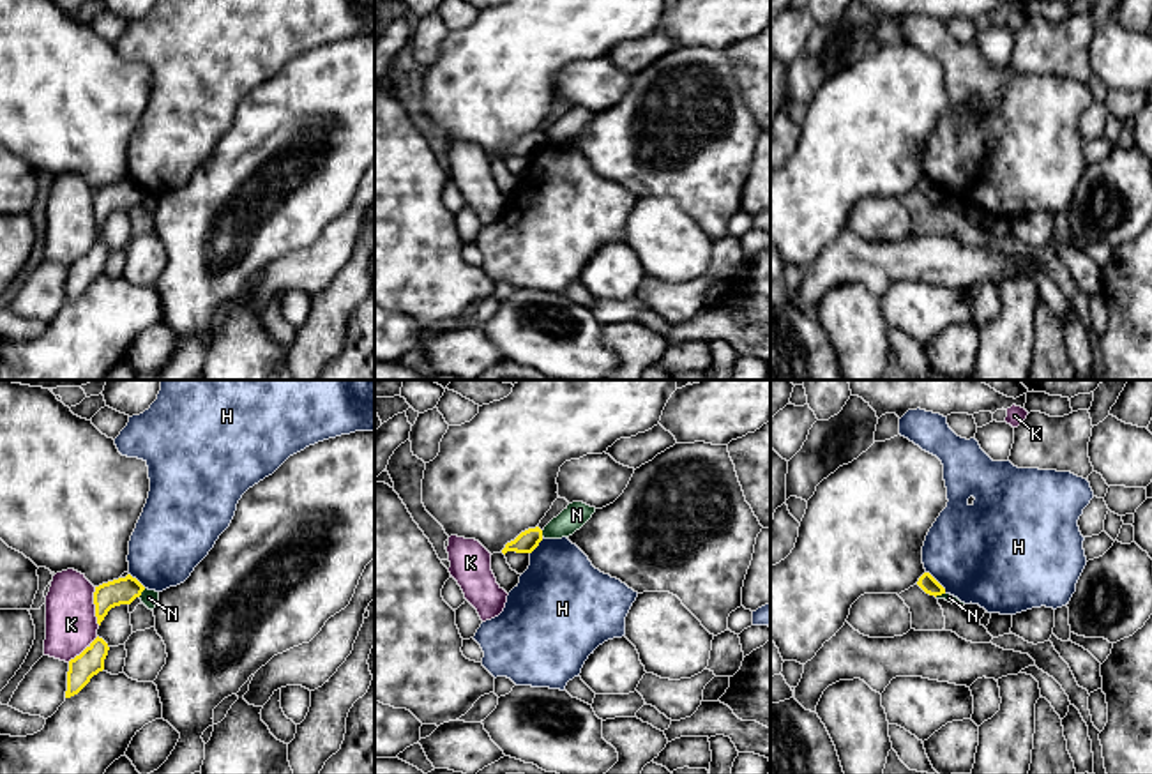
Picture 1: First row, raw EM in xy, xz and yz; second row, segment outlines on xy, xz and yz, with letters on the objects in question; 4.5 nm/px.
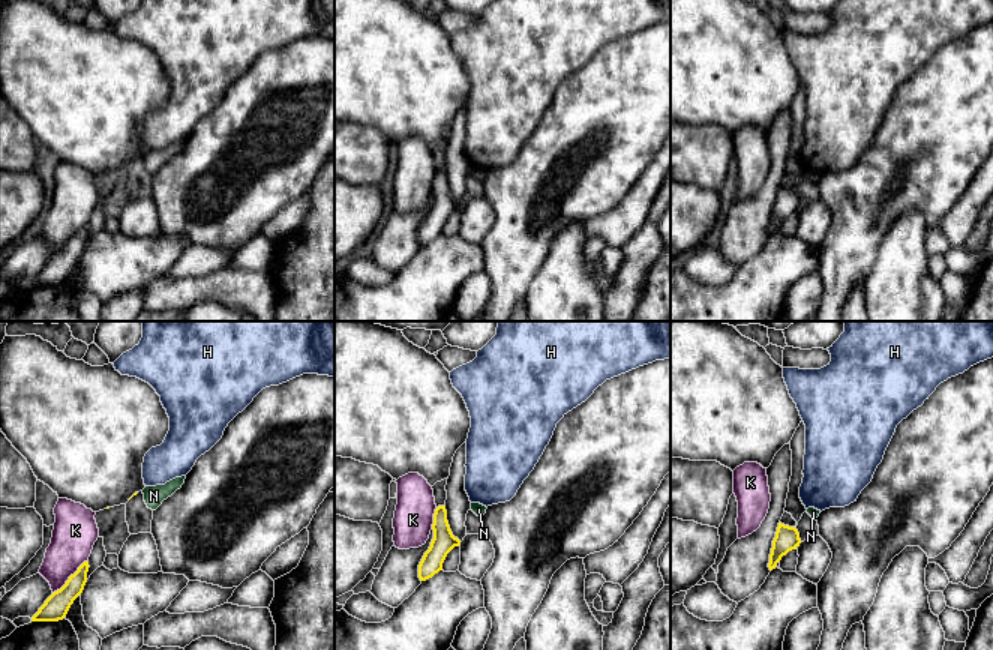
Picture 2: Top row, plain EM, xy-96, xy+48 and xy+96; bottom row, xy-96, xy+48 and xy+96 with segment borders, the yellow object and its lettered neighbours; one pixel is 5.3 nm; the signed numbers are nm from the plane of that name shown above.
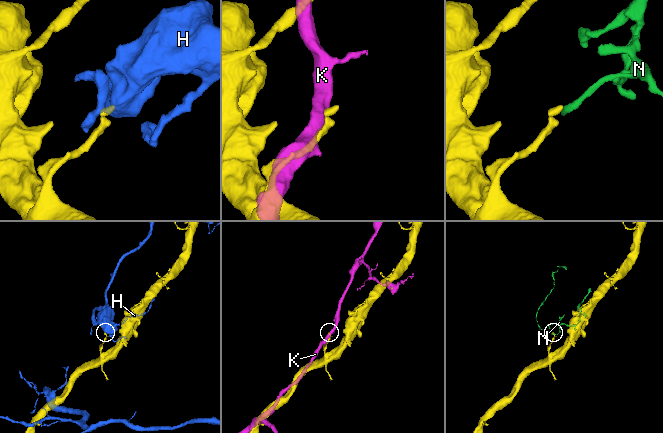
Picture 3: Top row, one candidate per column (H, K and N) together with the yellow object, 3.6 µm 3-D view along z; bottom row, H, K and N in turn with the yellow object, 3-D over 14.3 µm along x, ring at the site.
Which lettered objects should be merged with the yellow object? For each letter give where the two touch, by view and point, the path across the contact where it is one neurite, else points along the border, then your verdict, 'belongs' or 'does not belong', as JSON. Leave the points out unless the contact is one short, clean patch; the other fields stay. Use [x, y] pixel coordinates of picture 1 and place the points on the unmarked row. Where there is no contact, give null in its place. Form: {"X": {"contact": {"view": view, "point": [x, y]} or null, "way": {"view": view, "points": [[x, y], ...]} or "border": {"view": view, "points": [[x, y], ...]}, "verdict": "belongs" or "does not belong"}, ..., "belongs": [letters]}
{"H": {"contact": {"view": "yz", "point": [937, 186]}, "border": {"view": "yz", "points": [[926, 175], [946, 197]]}, "verdict": "does not belong"}, "K": {"contact": {"view": "xy", "point": [96, 211]}, "verdict": "does not belong"}, "N": {"contact": {"view": "xy", "point": [142, 195]}, "border": {"view": "xy", "points": [[145, 193], [138, 200]]}, "verdict": "does not belong"}, "belongs": []}

